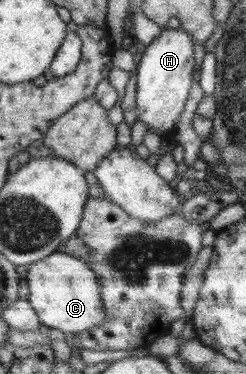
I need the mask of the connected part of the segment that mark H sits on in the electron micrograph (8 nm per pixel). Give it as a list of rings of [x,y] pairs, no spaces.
[[[164,27],[145,48],[136,68],[136,111],[138,121],[146,123],[158,137],[174,136],[175,123],[183,112],[186,100],[193,84],[193,72],[196,66],[193,41],[189,33],[181,27]]]

